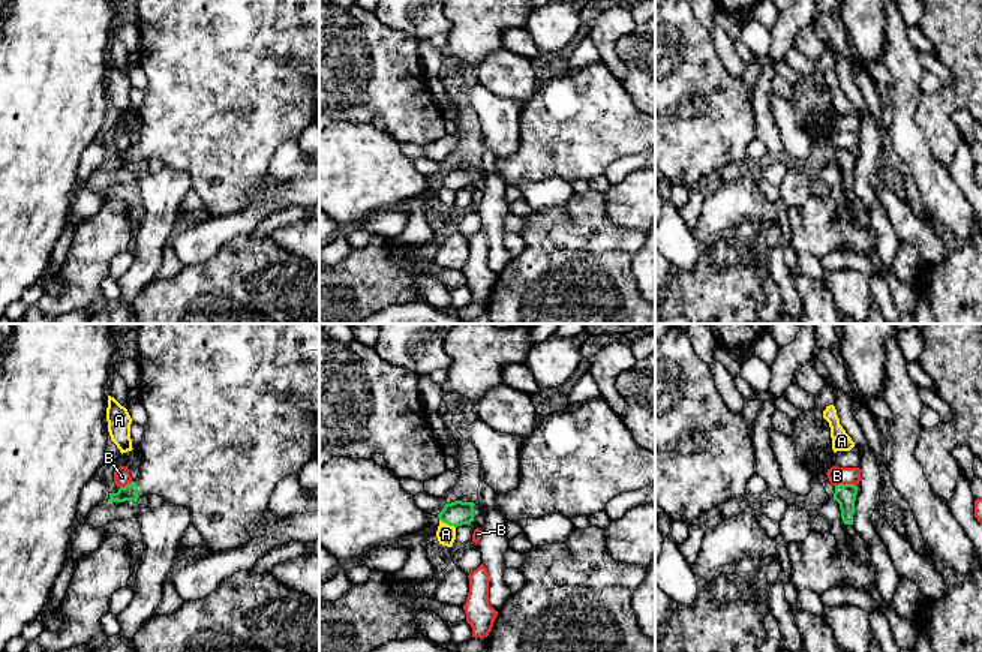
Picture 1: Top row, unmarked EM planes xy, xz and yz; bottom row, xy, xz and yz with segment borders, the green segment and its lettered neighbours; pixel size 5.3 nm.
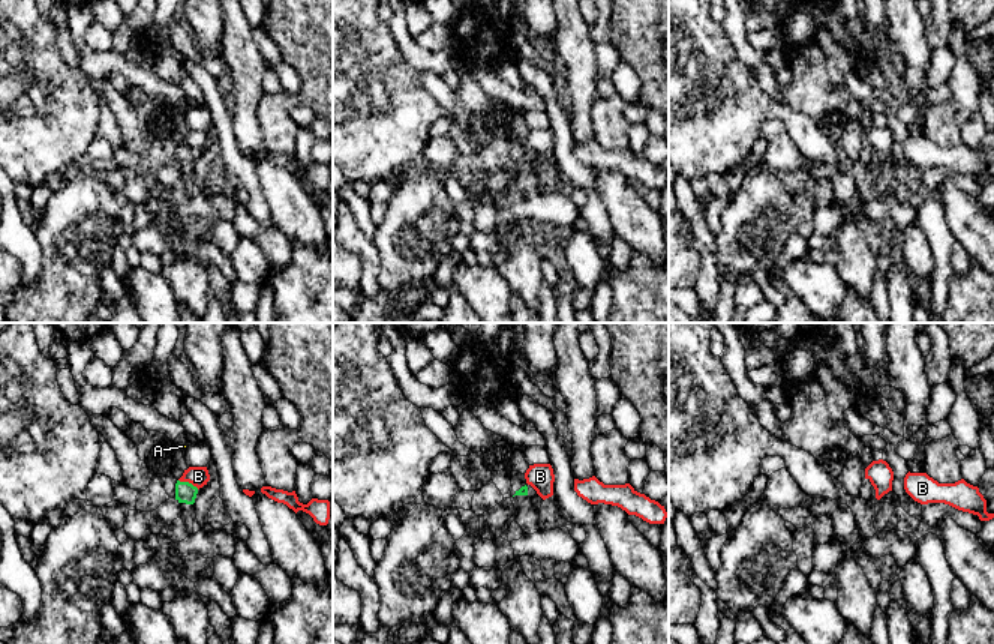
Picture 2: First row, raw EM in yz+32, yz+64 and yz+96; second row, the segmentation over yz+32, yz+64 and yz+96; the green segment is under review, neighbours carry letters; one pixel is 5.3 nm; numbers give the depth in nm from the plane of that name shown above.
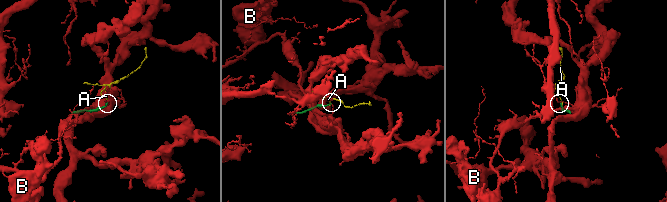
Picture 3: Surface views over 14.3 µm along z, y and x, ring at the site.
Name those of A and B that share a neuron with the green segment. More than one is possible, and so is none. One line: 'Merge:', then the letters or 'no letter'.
Merge: no letter

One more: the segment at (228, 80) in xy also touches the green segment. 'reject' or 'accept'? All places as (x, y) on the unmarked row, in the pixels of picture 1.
accept

